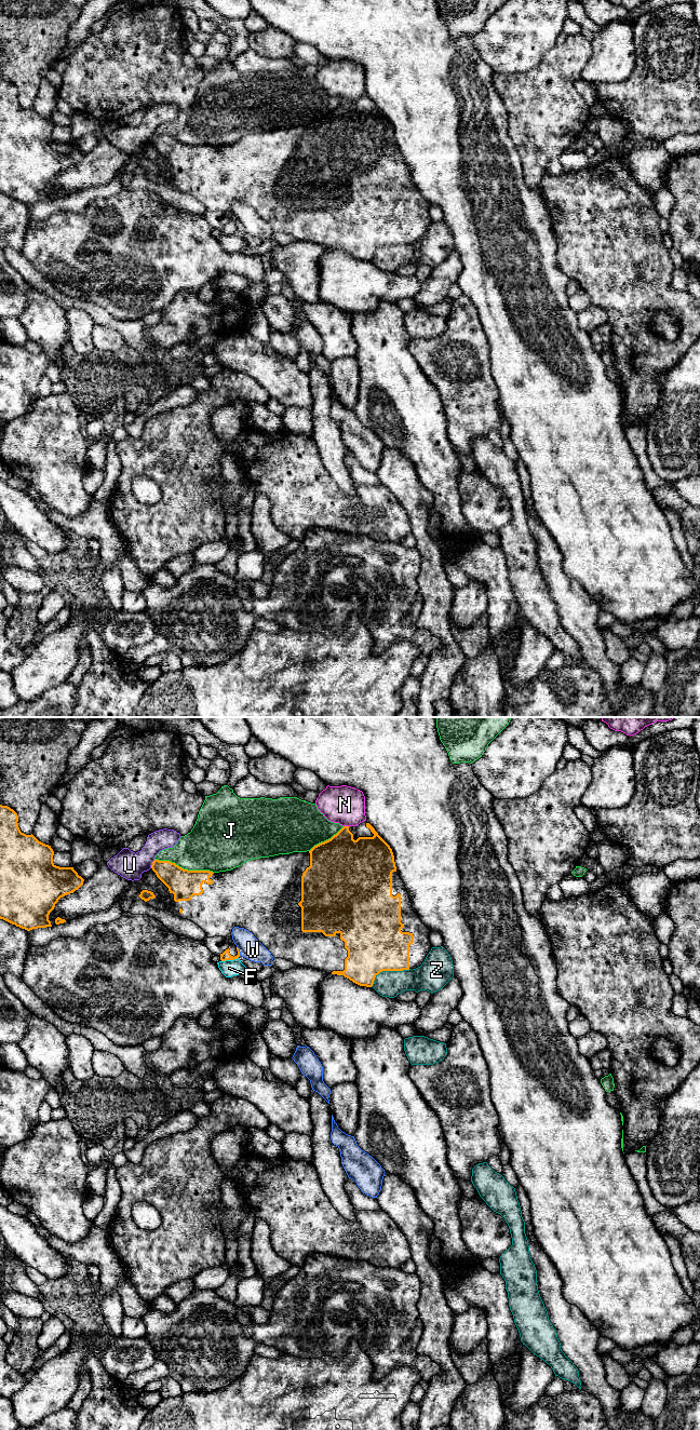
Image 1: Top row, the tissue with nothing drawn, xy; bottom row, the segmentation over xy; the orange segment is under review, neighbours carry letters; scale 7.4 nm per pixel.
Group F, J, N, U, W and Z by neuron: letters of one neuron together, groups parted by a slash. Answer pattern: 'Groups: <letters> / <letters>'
Groups: F / J / N / U / W / Z

